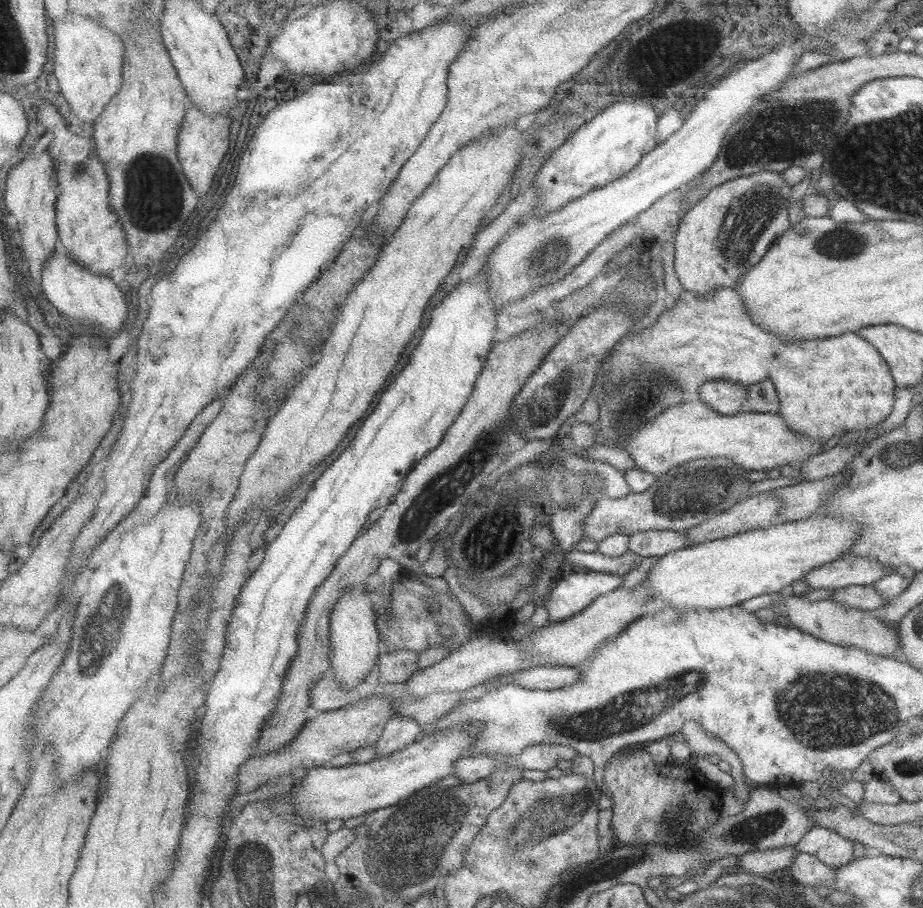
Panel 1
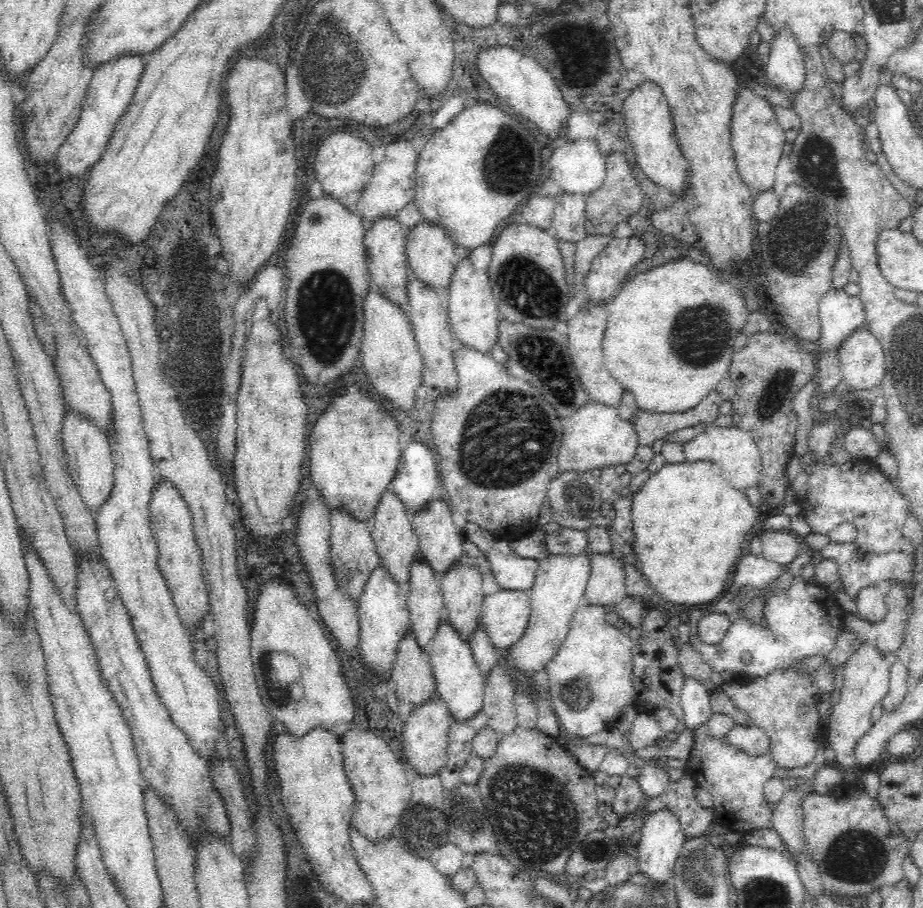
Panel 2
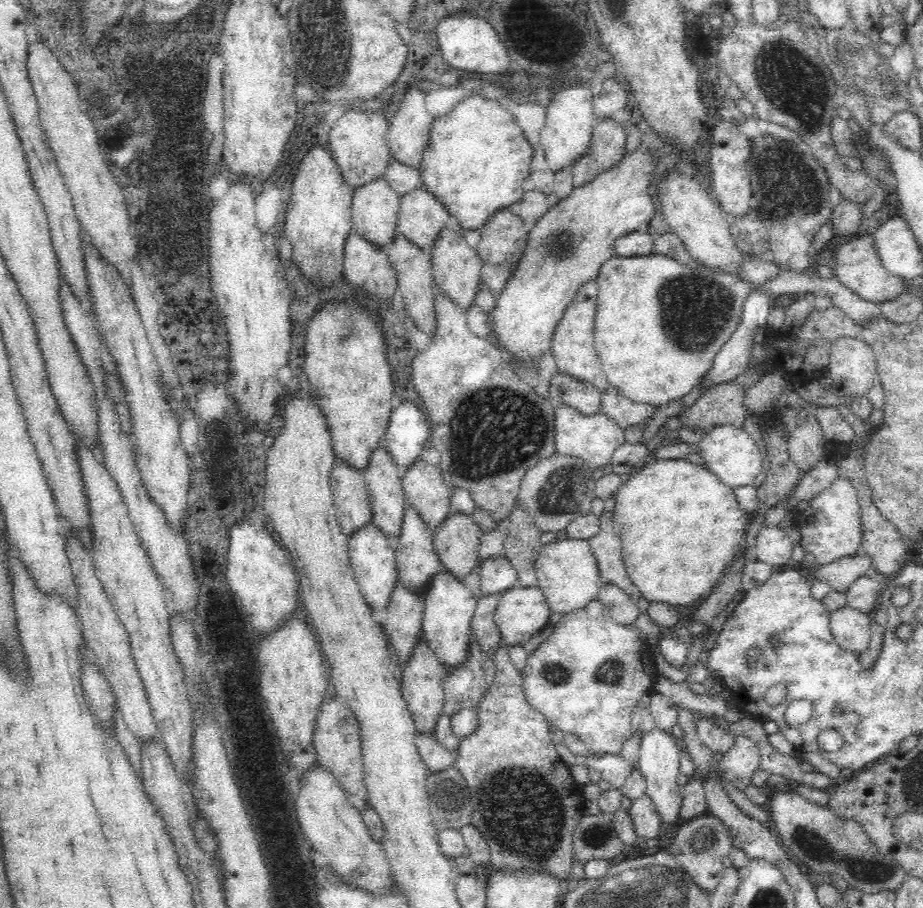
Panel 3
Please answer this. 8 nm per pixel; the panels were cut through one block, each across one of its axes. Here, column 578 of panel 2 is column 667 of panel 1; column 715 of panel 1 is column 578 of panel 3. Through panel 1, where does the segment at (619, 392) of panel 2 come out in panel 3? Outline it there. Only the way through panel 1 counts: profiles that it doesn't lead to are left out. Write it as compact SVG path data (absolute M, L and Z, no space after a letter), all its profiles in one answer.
M594 279L580 286L576 293L576 298L568 304L563 318L560 318L556 328L552 331L549 350L555 360L558 372L568 373L576 380L592 384L596 388L604 390L609 387L609 384L607 383L606 375L603 374L602 365L593 343L596 291L597 284Z

